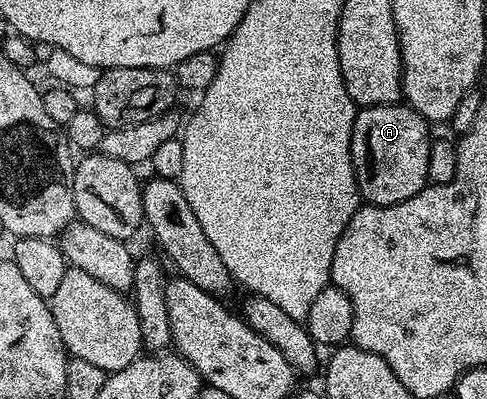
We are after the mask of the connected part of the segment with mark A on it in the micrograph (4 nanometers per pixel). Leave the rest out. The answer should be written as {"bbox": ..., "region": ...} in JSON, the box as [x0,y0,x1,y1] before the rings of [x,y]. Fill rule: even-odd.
{"bbox":[351,102,431,206],"region":[[[404,102],[371,106],[358,111],[351,130],[351,158],[357,175],[357,189],[361,191],[364,203],[391,206],[399,202],[407,202],[407,198],[415,198],[419,190],[426,188],[429,184],[427,158],[431,158],[429,128],[431,128],[430,121],[424,120],[414,108]]]}

